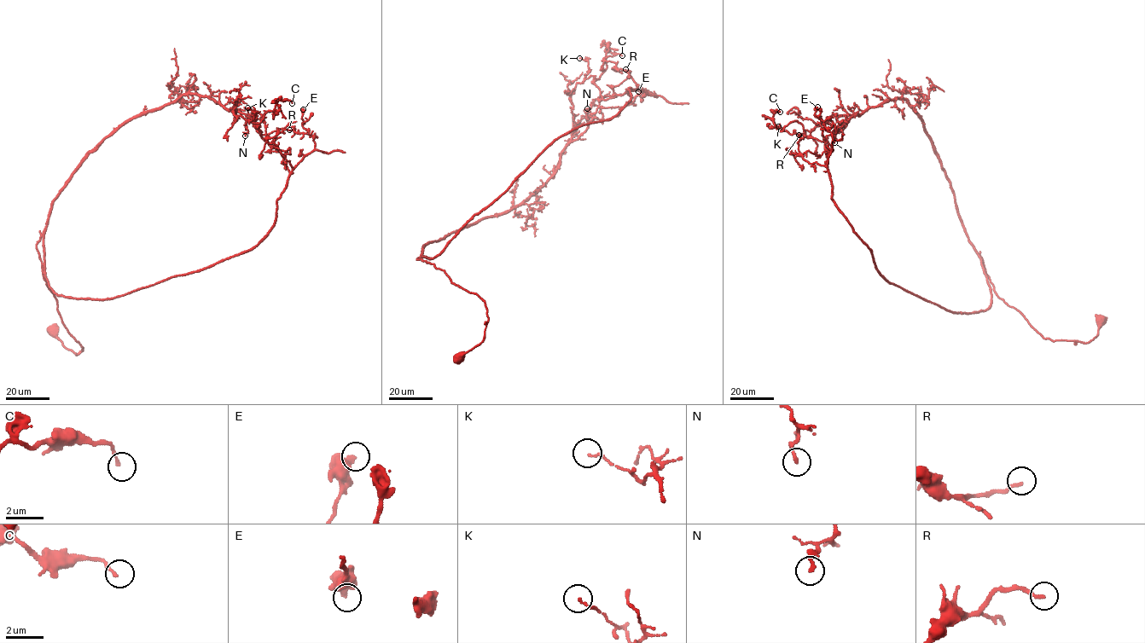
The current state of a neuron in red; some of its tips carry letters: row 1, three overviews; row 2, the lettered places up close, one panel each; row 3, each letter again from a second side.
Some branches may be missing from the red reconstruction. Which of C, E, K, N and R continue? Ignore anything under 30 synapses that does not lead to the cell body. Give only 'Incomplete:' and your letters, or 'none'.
Incomplete: none

